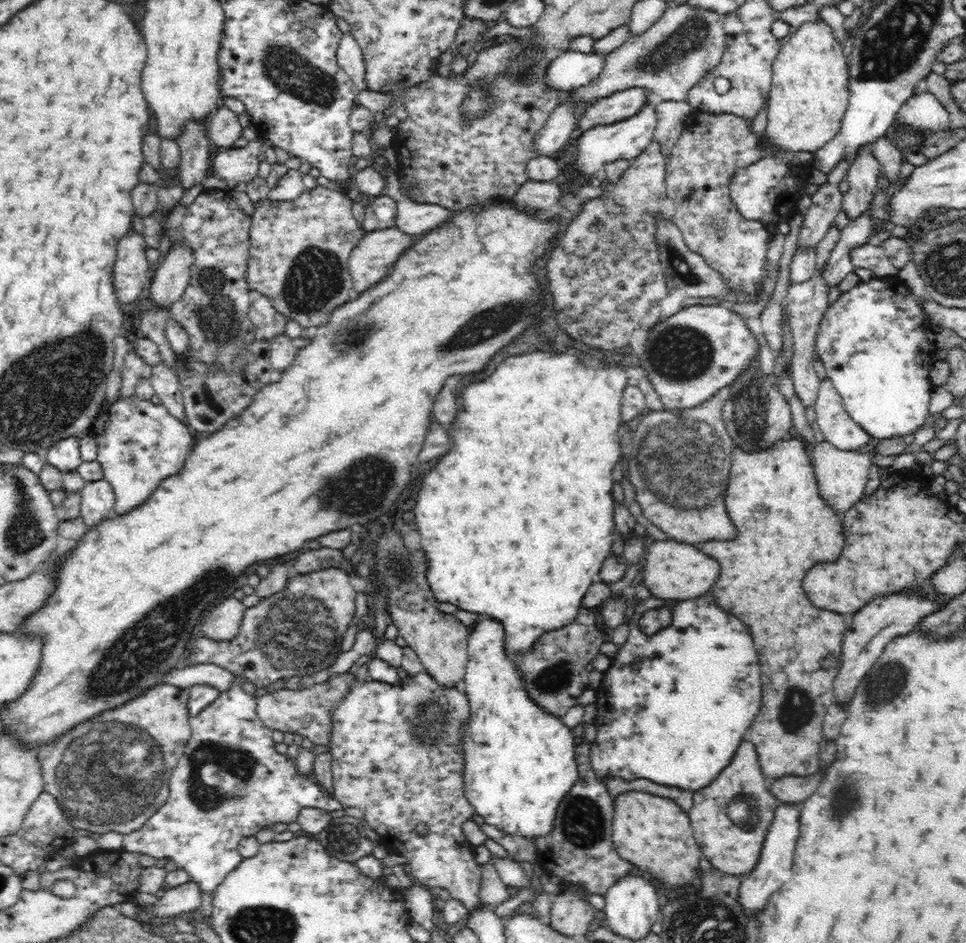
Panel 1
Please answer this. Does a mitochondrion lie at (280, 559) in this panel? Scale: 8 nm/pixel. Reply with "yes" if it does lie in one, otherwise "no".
no

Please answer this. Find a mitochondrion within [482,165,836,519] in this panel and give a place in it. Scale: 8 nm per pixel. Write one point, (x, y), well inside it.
(677, 354)

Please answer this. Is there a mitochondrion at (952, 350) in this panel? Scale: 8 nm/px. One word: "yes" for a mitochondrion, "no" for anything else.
no

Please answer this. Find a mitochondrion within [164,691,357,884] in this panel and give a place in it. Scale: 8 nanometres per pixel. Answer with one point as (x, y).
(219, 774)

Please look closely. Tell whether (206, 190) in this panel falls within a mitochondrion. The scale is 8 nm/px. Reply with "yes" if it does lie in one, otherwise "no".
no

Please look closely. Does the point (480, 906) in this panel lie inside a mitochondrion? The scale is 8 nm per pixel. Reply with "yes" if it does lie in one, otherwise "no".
no

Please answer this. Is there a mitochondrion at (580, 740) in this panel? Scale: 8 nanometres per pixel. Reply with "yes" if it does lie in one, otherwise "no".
no

